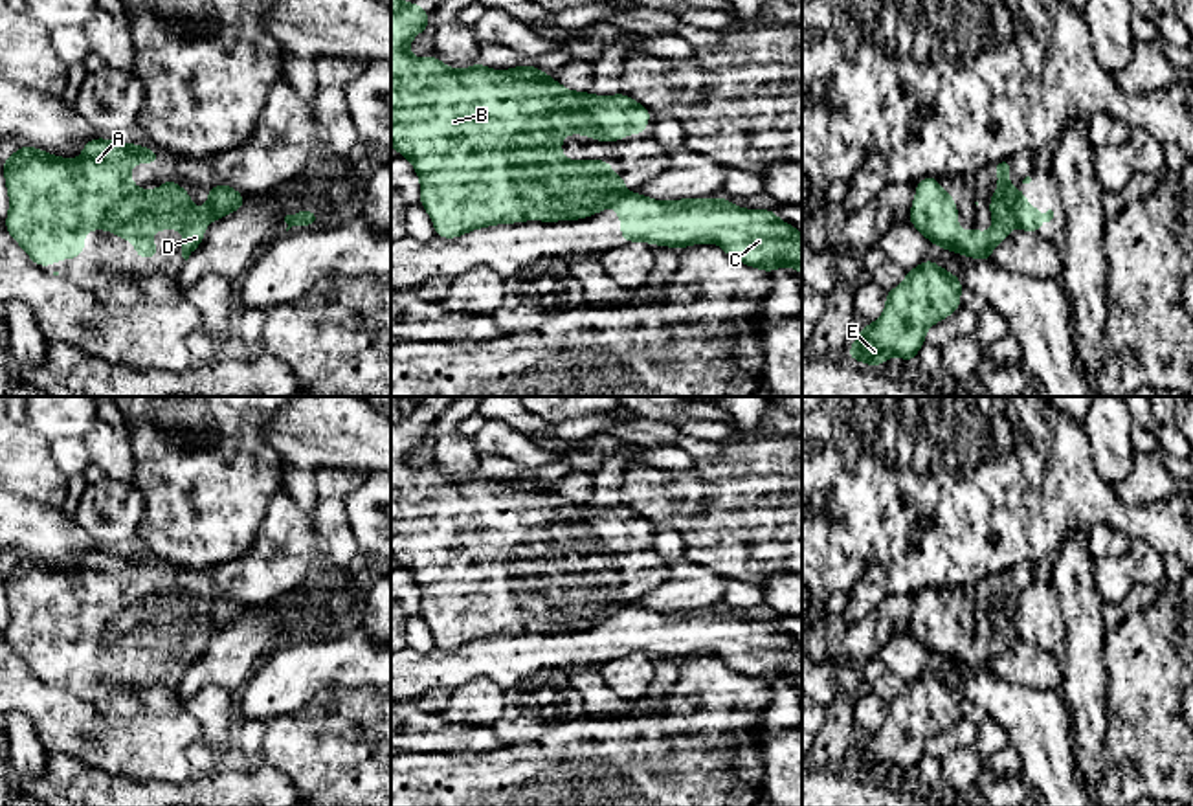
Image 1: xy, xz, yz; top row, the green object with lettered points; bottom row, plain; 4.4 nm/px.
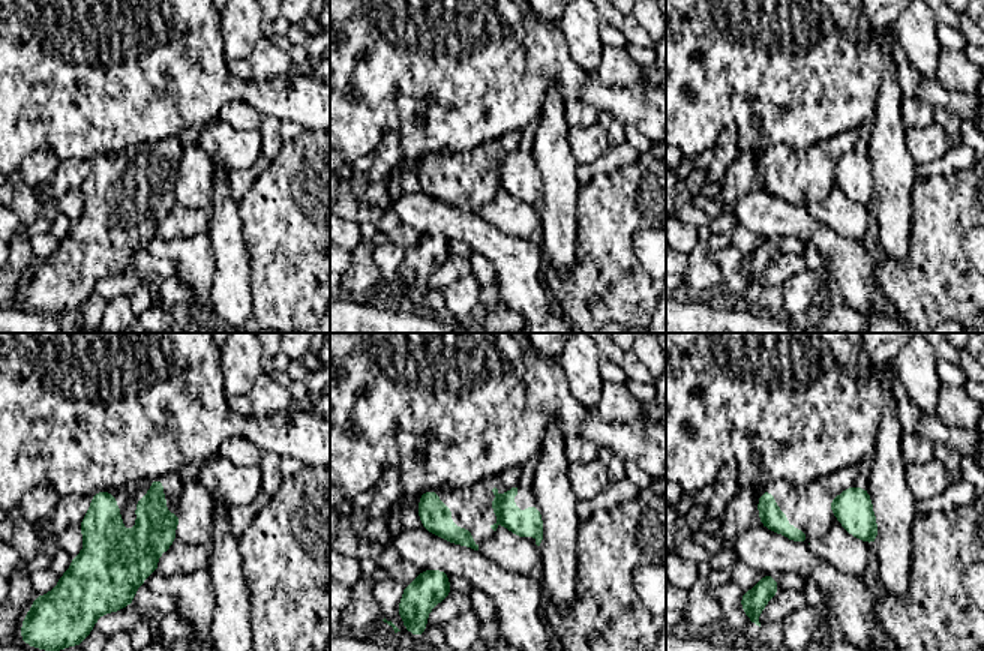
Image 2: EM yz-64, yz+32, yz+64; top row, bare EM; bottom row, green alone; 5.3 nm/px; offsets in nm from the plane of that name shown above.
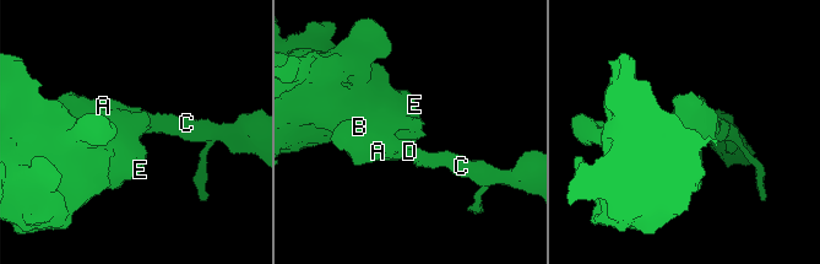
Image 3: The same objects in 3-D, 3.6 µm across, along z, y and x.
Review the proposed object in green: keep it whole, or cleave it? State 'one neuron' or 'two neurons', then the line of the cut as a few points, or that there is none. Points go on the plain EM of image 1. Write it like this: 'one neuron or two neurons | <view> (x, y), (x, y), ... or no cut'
two neurons | yz (1012, 603), (1012, 630), (1015, 634)

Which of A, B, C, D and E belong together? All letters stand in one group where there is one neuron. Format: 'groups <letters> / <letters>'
groups A B D E / C

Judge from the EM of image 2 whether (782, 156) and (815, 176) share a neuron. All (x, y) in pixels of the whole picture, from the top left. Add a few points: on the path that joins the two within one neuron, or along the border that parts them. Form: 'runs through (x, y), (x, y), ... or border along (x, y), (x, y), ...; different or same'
runs through (789, 164), (801, 176), (807, 176); same

